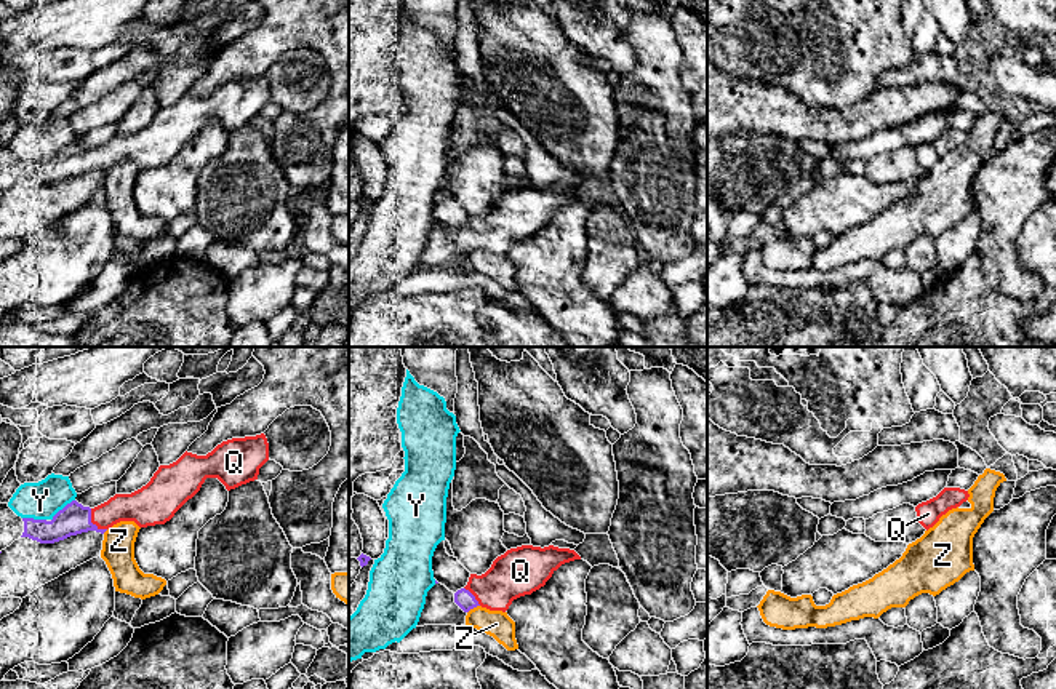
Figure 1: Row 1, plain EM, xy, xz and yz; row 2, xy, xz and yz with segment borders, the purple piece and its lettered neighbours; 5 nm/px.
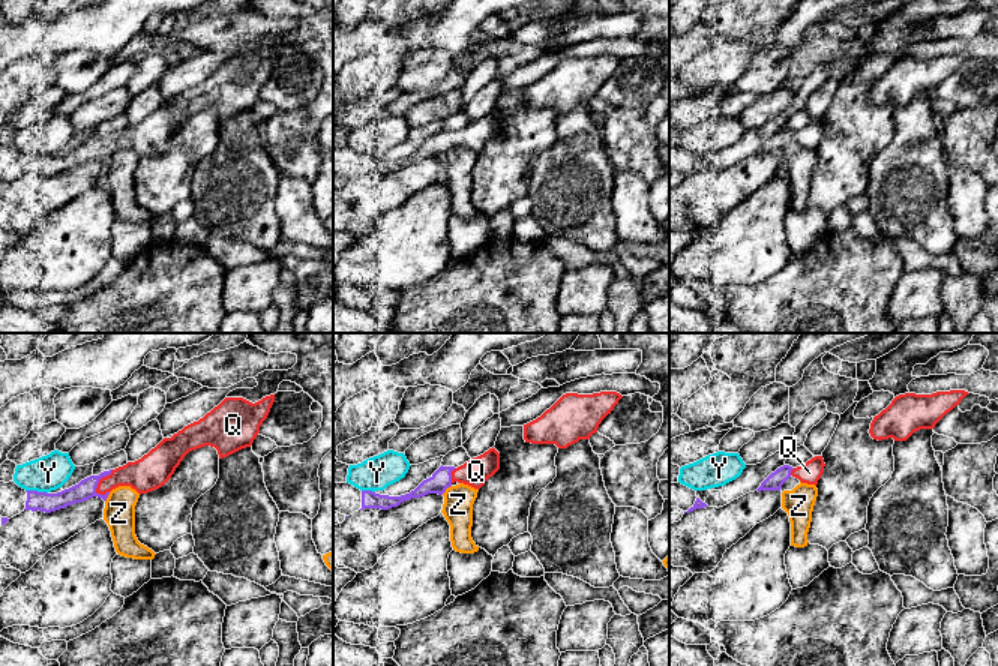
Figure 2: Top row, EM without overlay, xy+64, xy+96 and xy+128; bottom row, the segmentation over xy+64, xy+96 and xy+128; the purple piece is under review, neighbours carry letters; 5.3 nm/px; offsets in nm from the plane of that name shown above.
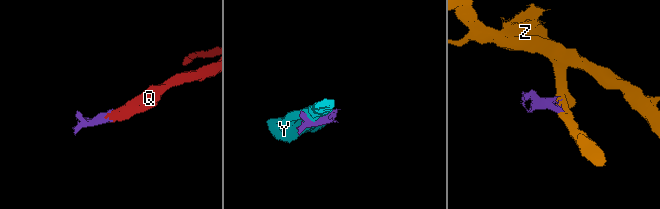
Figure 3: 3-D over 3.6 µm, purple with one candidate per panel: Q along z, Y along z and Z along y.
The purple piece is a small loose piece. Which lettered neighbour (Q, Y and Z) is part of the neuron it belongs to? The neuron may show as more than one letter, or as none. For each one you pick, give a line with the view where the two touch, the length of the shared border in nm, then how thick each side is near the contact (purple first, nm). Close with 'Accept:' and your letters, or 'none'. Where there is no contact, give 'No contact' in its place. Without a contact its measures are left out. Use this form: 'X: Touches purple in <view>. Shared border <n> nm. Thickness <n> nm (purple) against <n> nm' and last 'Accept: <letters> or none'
Q: Touches purple in xy. Shared border 140 nm. Thickness 160 nm (purple) against 150 nm
Accept: Q

